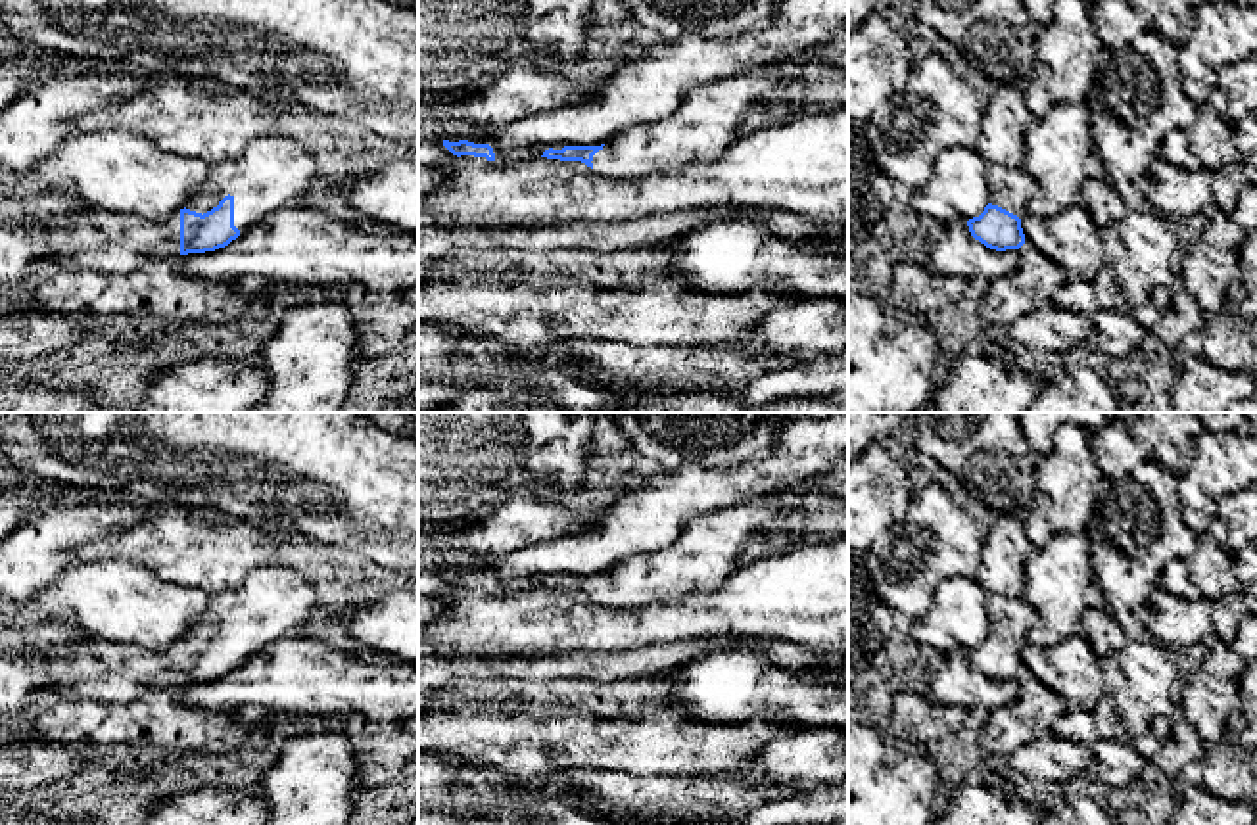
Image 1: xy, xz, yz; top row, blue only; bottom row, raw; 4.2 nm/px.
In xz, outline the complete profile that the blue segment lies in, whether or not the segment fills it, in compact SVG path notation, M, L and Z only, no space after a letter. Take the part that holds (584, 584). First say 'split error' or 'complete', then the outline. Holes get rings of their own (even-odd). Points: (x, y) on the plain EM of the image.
split error; M791 489L754 497L743 505L691 518L677 537L656 553L635 554L601 576L564 576L541 587L581 591L599 604L629 606L714 591L737 568L756 530L806 507Z

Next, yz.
split error; M988 597L988 635L967 650L975 670L990 679L1019 679L1025 673L1021 648L1038 622L1038 612L1025 597Z

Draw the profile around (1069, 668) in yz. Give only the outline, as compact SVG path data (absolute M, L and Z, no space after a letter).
M1082 633L1042 648L1027 643L1021 647L1025 673L1034 675L1057 693L1067 710L1092 712L1105 695L1098 654Z

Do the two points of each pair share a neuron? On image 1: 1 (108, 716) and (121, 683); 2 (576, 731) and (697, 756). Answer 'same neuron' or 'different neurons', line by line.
1: different neurons
2: same neuron

